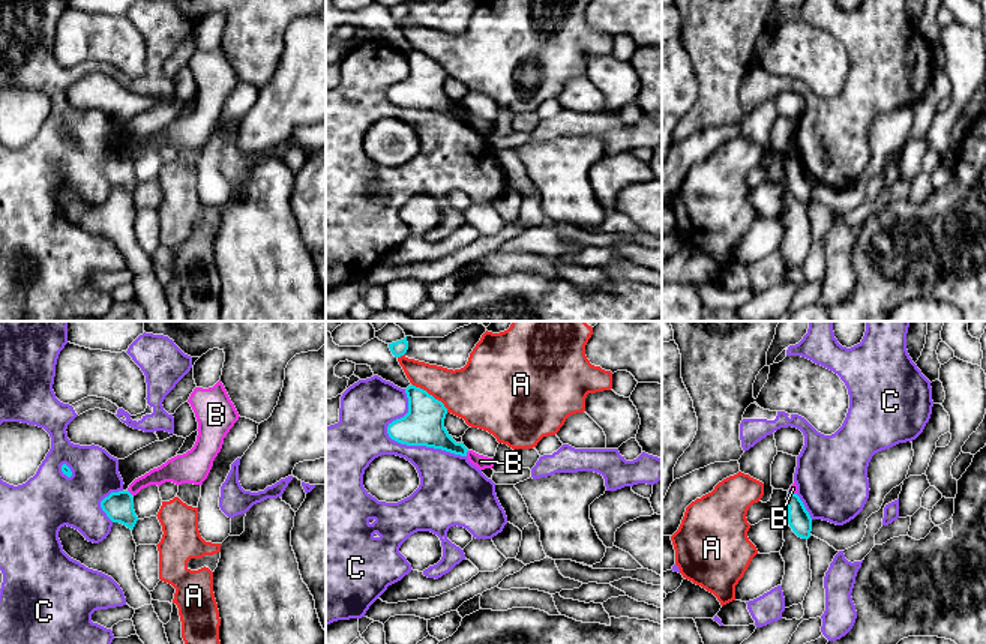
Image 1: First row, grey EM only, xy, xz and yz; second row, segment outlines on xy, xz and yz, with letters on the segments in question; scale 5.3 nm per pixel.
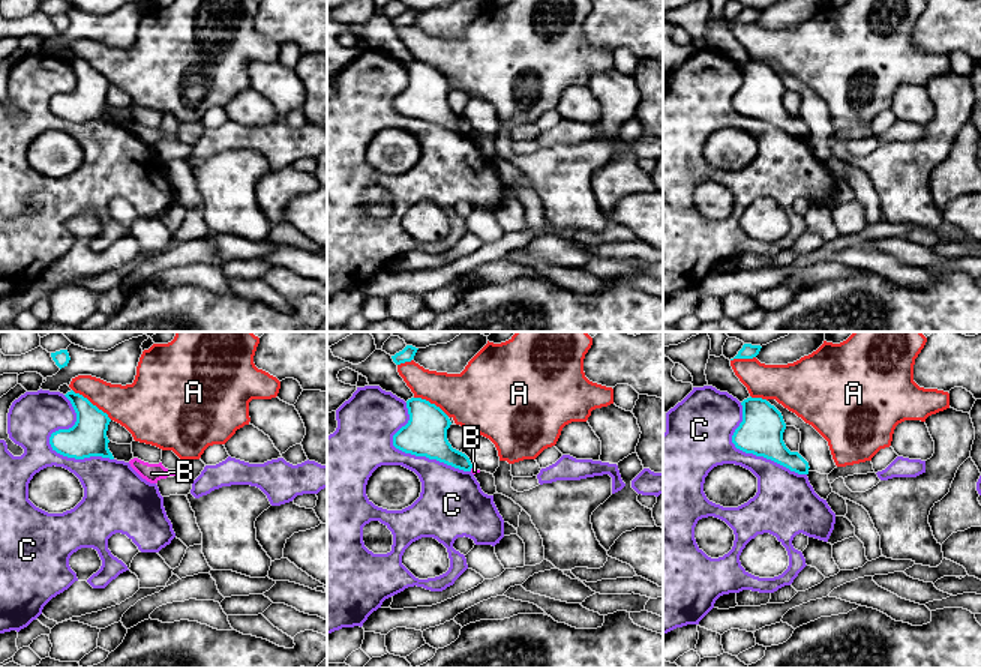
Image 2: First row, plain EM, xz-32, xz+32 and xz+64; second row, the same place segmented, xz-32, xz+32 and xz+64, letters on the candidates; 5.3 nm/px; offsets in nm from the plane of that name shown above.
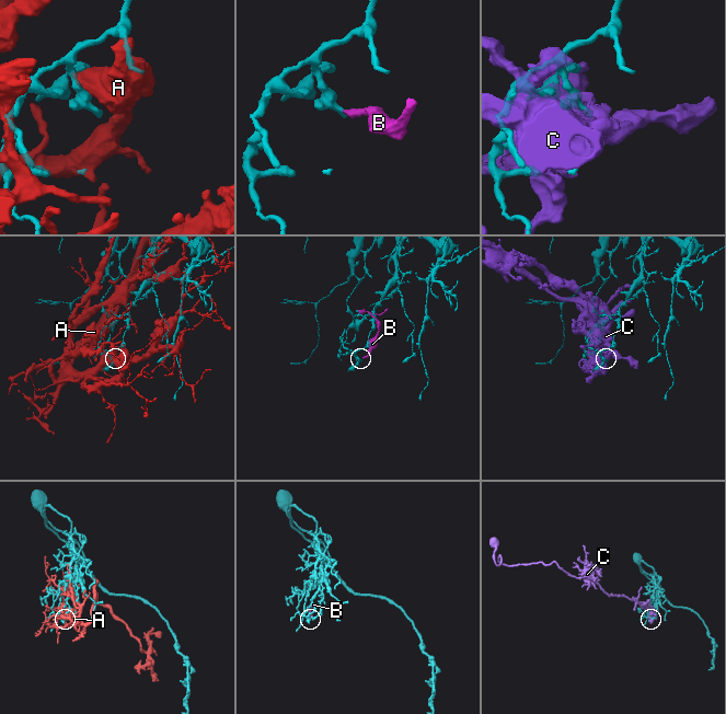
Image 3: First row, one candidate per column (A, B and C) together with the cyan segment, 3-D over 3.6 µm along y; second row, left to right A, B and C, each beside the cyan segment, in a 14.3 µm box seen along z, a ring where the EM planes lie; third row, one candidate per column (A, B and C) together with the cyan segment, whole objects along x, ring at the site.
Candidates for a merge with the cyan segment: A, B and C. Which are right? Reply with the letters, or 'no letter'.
no letter

